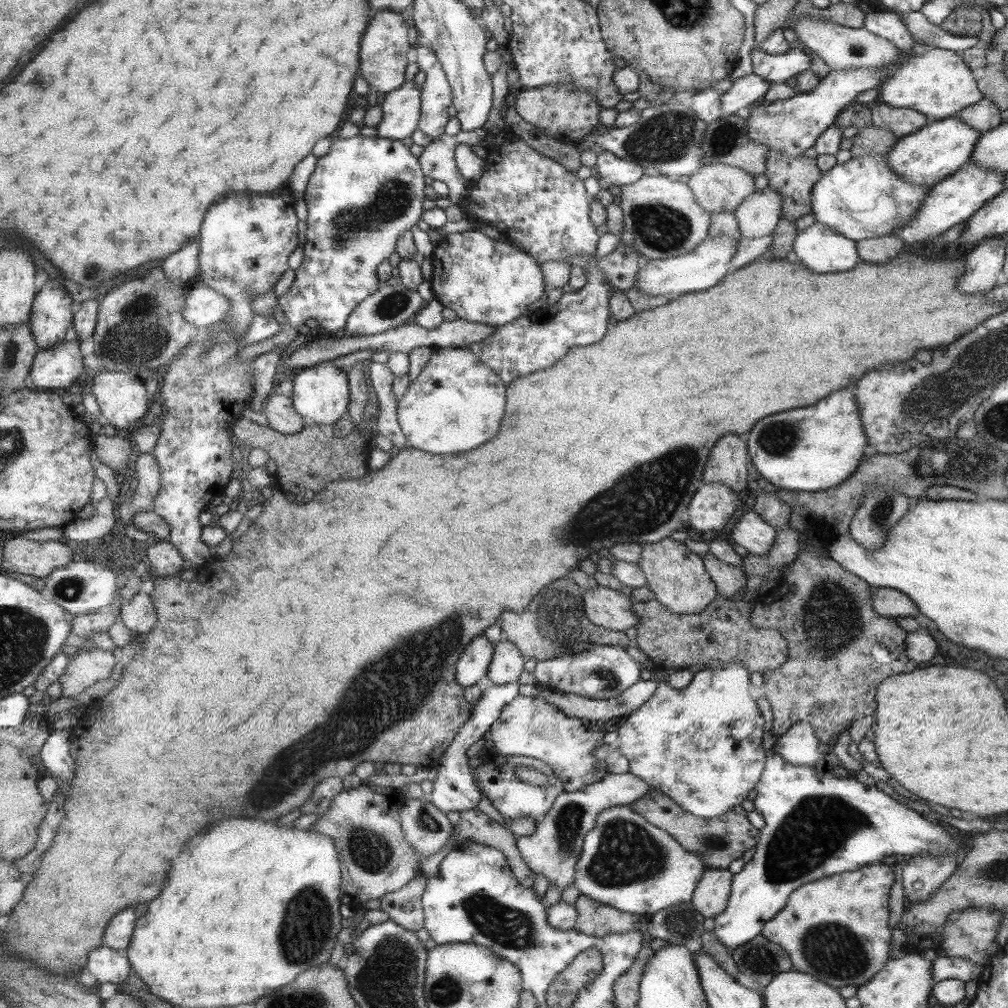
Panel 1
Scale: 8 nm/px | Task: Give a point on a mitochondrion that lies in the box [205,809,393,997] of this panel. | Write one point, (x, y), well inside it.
(304, 931)

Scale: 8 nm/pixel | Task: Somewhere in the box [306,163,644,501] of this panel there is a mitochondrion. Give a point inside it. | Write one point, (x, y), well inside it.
(392, 201)

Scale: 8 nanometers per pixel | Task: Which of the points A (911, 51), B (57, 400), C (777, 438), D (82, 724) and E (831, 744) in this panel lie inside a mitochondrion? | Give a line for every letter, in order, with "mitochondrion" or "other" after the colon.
A: other
B: other
C: mitochondrion
D: other
E: other

